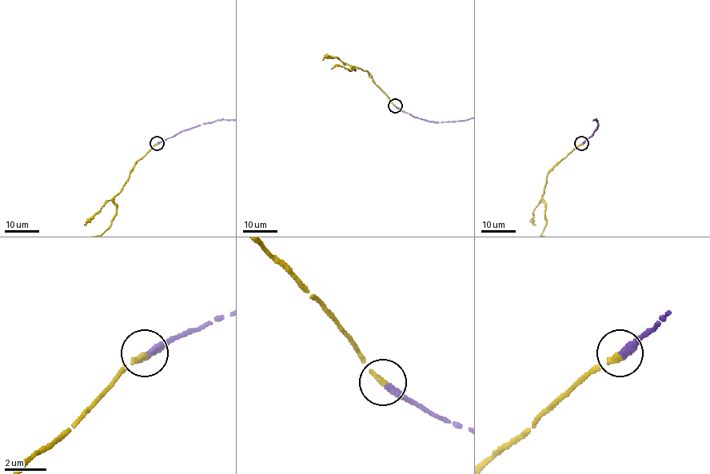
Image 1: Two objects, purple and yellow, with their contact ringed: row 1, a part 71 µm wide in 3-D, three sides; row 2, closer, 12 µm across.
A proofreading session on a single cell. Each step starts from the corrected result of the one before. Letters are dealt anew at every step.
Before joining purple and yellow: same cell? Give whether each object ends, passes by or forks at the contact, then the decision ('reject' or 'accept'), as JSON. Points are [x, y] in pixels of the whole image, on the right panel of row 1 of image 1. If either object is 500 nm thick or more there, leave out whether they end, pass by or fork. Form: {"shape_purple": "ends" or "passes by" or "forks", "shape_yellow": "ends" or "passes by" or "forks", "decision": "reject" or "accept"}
{"shape_purple": "ends", "shape_yellow": "ends", "decision": "accept"}

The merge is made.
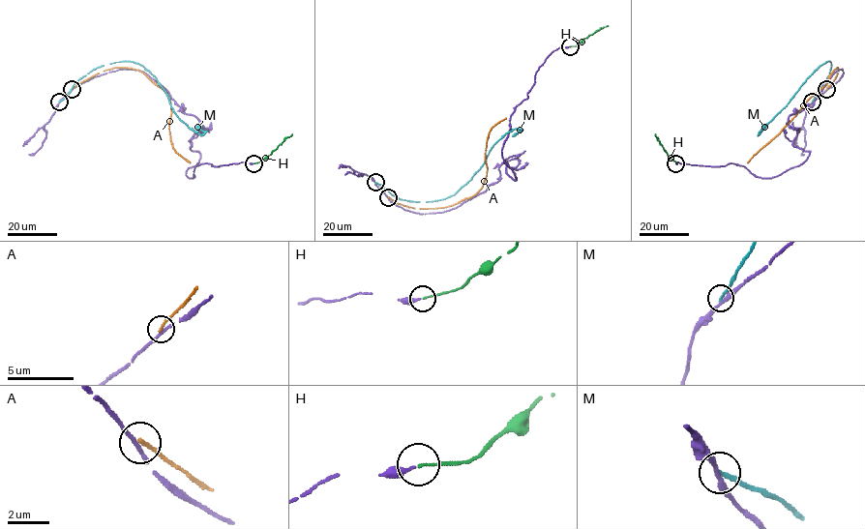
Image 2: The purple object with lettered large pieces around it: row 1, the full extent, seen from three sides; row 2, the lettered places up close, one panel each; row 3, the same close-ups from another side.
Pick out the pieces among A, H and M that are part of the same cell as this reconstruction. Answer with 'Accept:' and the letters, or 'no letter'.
Accept: H

